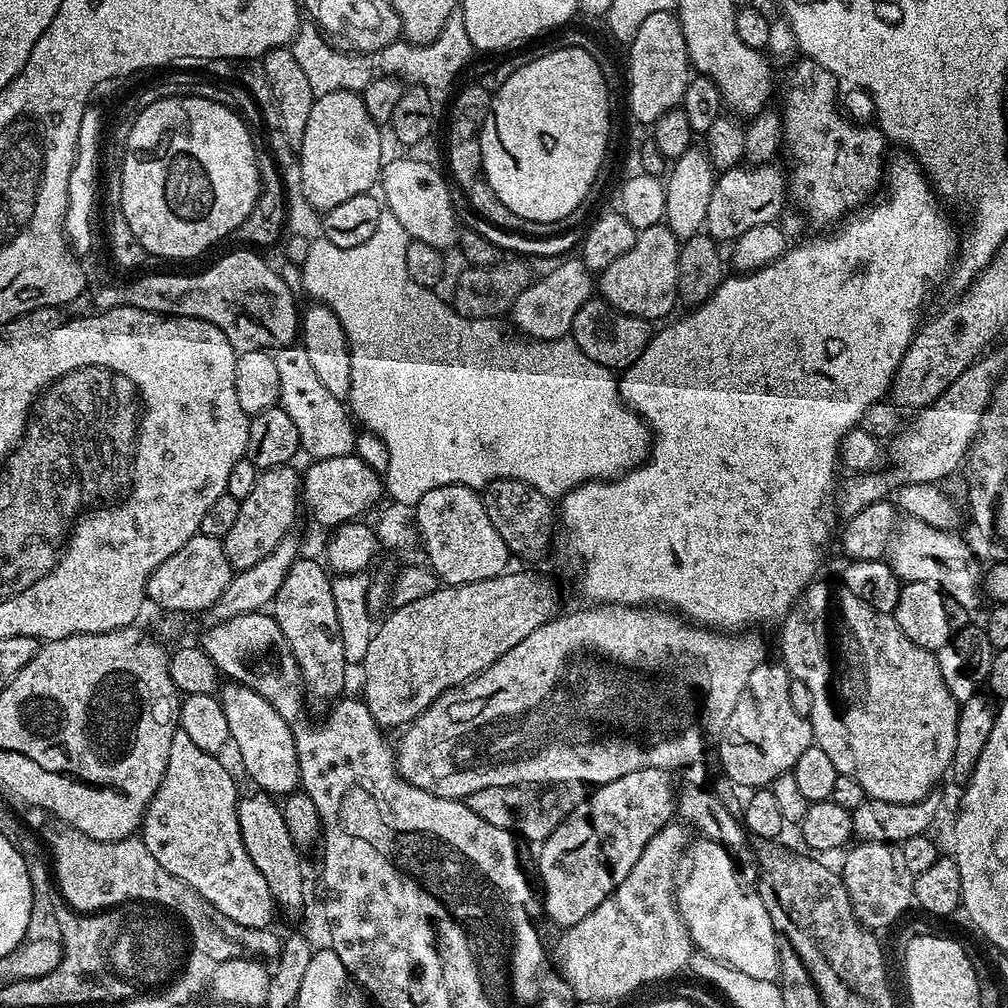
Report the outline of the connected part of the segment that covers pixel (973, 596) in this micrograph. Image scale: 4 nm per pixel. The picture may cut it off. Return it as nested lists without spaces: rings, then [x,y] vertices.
[[[905,519],[891,537],[886,559],[903,583],[926,582],[943,592],[951,603],[971,610],[982,600],[982,564],[976,561],[972,548],[955,531],[935,529],[926,522]]]

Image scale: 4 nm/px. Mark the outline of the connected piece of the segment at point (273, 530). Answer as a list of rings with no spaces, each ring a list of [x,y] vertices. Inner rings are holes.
[[[292,466],[263,469],[256,477],[254,490],[250,490],[250,494],[240,502],[234,527],[223,538],[226,558],[233,569],[249,568],[254,566],[254,562],[262,562],[262,558],[266,558],[266,554],[270,554],[274,546],[293,531],[296,504],[298,508],[302,500],[302,476],[294,469]]]

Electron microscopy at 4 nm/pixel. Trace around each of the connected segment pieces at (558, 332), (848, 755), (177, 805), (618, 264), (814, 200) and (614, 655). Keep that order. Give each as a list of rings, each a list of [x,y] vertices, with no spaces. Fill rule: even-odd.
[[[564,258],[557,268],[552,268],[544,277],[533,279],[532,283],[518,294],[512,303],[510,317],[516,323],[517,333],[534,340],[562,340],[572,331],[574,314],[582,310],[587,300],[594,296],[594,276],[579,258]]]
[[[824,578],[817,579],[808,585],[807,590],[800,595],[795,606],[784,617],[778,631],[780,631],[781,656],[779,659],[788,669],[788,674],[793,681],[797,685],[804,684],[805,690],[808,691],[808,700],[812,703],[809,708],[806,708],[812,722],[812,739],[822,750],[826,750],[827,756],[832,759],[841,776],[849,776],[854,778],[854,782],[859,782],[862,790],[866,790],[869,800],[913,804],[933,795],[935,788],[932,787],[943,776],[949,775],[952,766],[954,737],[958,730],[958,710],[960,709],[959,703],[952,697],[950,690],[946,690],[946,682],[942,682],[942,670],[938,670],[936,653],[928,652],[922,646],[910,642],[910,638],[902,634],[895,615],[866,606],[866,602],[862,602],[862,598],[854,598],[854,594],[850,594],[850,590],[846,590],[843,583],[827,584]]]
[[[176,731],[174,738],[170,742],[170,758],[166,762],[166,774],[162,778],[162,782],[158,786],[154,798],[148,803],[148,809],[144,811],[142,839],[146,850],[150,850],[150,854],[154,854],[154,859],[156,859],[165,870],[170,870],[170,874],[174,874],[174,878],[182,878],[182,882],[186,882],[186,886],[194,886],[194,890],[198,894],[202,894],[202,898],[206,898],[206,902],[210,902],[210,906],[214,906],[214,910],[222,910],[222,914],[226,914],[226,918],[234,918],[234,922],[242,922],[242,926],[266,928],[273,923],[271,921],[272,915],[277,915],[278,909],[276,905],[272,903],[270,886],[266,886],[266,878],[262,878],[258,866],[254,866],[254,862],[250,862],[250,854],[246,854],[246,846],[242,846],[242,836],[236,814],[236,805],[238,803],[236,780],[224,769],[224,764],[220,759],[221,757],[219,755],[200,749],[185,732]]]
[[[661,222],[646,226],[636,233],[634,246],[622,254],[598,276],[598,296],[619,312],[637,316],[649,322],[663,321],[673,315],[672,307],[678,304],[678,258],[681,241],[677,240],[668,225]]]
[[[807,58],[797,59],[796,62],[790,72],[784,116],[782,115],[782,144],[786,150],[788,147],[792,158],[790,196],[793,201],[796,199],[797,206],[808,215],[809,222],[816,230],[828,230],[839,225],[849,214],[865,207],[877,195],[875,192],[879,188],[881,191],[882,181],[886,176],[886,141],[884,133],[871,123],[855,124],[844,117],[844,112],[836,101],[838,81],[834,74],[830,74],[830,70]]]
[[[601,604],[599,606],[588,606],[585,612],[572,612],[569,616],[563,614],[557,615],[555,618],[546,621],[542,626],[538,626],[538,630],[534,630],[534,634],[522,638],[522,642],[518,642],[518,646],[514,646],[514,650],[506,650],[506,654],[502,654],[502,658],[498,658],[486,670],[482,670],[473,680],[468,680],[464,684],[459,684],[457,688],[452,688],[448,692],[444,692],[437,700],[428,707],[416,720],[407,725],[403,729],[404,737],[400,740],[400,745],[395,745],[396,753],[396,769],[400,771],[400,776],[407,784],[418,786],[422,790],[426,790],[435,796],[441,796],[447,800],[459,800],[467,798],[470,794],[474,794],[474,790],[486,790],[486,786],[498,786],[499,788],[518,788],[521,786],[536,786],[532,784],[588,784],[587,786],[599,786],[606,782],[614,782],[614,778],[622,778],[622,774],[634,774],[634,770],[646,770],[647,768],[667,768],[669,770],[677,770],[676,768],[684,768],[687,764],[692,764],[708,747],[715,745],[719,741],[722,730],[726,730],[726,722],[730,722],[730,714],[734,714],[734,706],[738,706],[738,698],[742,698],[742,690],[746,690],[746,681],[750,678],[750,674],[754,674],[754,670],[758,665],[765,663],[769,659],[768,644],[759,636],[756,630],[736,630],[729,634],[724,630],[709,630],[695,622],[689,622],[685,617],[677,614],[672,610],[665,610],[660,606],[633,606],[630,604]]]

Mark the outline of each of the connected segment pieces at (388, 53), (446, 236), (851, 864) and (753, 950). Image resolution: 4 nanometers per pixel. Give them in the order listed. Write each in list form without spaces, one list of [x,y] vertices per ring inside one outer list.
[[[459,9],[451,12],[442,30],[430,43],[425,45],[413,45],[405,40],[397,40],[379,51],[379,68],[385,75],[396,77],[405,83],[417,87],[443,88],[443,84],[452,86],[455,83],[458,72],[467,64],[474,49],[468,33],[466,33],[463,13]]]
[[[411,158],[400,159],[389,159],[380,170],[378,188],[379,191],[384,191],[382,200],[387,211],[392,212],[398,222],[402,222],[402,227],[411,239],[448,250],[448,247],[451,244],[453,247],[458,240],[458,217],[454,195],[452,196],[453,189],[445,173],[441,169],[440,173],[436,164],[418,162]]]
[[[856,842],[843,853],[843,856],[844,884],[852,899],[854,914],[864,927],[871,930],[888,928],[908,907],[910,909],[913,907],[912,882],[914,877],[906,867],[899,846],[882,842]]]
[[[700,838],[687,849],[688,873],[683,873],[676,886],[676,908],[680,912],[682,922],[690,934],[695,951],[704,953],[720,964],[730,966],[742,974],[750,974],[750,978],[758,978],[769,982],[781,975],[782,952],[776,945],[778,935],[771,924],[770,915],[762,904],[757,889],[741,874],[733,853],[724,848],[716,840]]]

